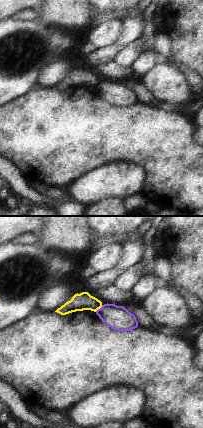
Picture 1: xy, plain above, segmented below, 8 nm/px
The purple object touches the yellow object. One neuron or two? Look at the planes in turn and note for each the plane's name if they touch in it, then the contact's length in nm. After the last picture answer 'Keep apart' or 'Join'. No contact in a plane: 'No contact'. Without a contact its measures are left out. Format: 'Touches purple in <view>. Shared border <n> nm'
Touches purple in xy. Shared border 80 nm

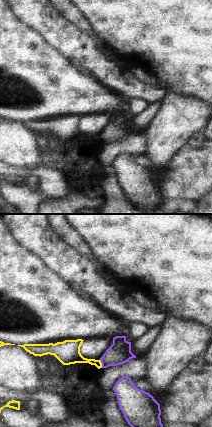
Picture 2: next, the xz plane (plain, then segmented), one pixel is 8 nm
Touches purple in xz. Shared border 80 nm

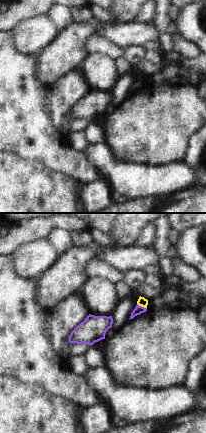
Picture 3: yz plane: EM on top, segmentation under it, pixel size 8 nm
Touches purple in yz. Shared border 90 nm

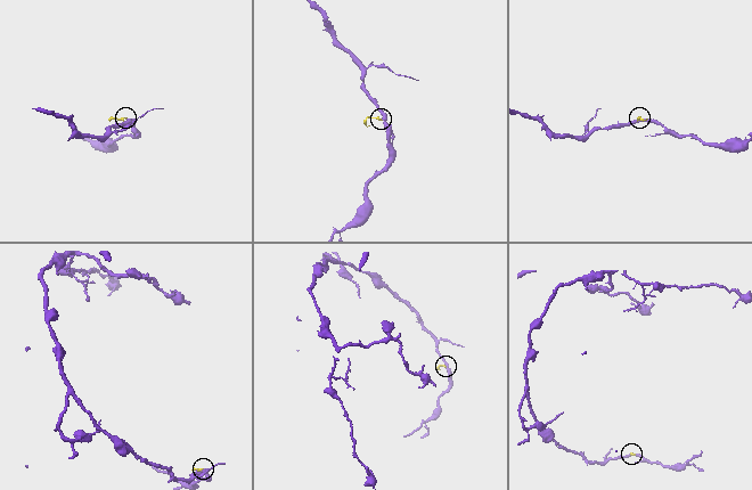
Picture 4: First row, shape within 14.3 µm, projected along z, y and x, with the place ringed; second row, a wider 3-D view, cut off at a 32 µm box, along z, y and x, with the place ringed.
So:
Keep apart

